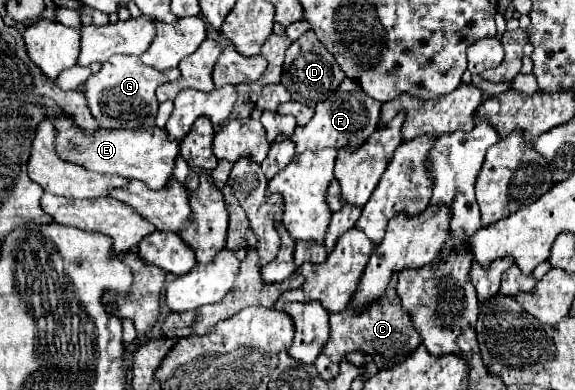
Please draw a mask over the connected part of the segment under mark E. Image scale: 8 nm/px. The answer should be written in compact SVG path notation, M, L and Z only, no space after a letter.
M60 112L54 120L56 128L56 150L58 154L74 164L102 174L118 174L124 178L136 178L152 190L160 190L168 184L174 170L174 158L180 152L178 142L170 142L166 130L162 128L140 128L140 130L106 130L98 128L88 132L72 120L70 114Z

